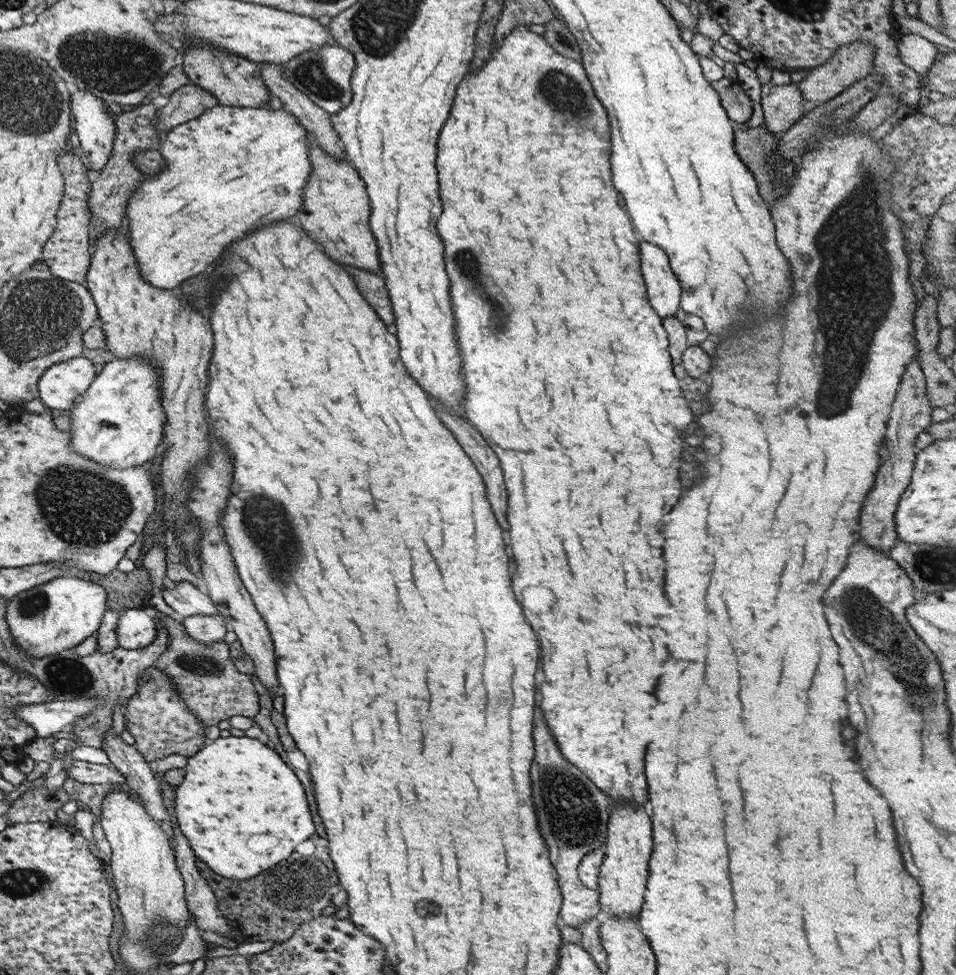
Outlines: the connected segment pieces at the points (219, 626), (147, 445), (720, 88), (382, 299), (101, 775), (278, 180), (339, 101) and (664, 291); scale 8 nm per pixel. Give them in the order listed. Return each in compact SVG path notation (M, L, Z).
M220 613L216 616L187 616L180 619L186 634L190 638L204 642L204 644L216 644L223 640L226 634L225 618Z
M142 356L118 358L103 365L100 374L90 383L90 387L76 397L76 403L68 412L72 422L71 450L83 458L113 470L125 470L136 466L149 465L158 446L164 444L164 425L166 416L160 402L160 374L154 362L148 362Z
M721 78L712 81L711 85L720 95L721 106L734 124L746 123L752 117L752 100L744 93L738 79Z
M342 264L342 267L352 275L356 281L362 296L369 302L369 305L376 311L385 325L394 324L394 311L392 311L392 301L388 296L388 289L384 285L384 278L368 270L360 270L354 266Z
M74 760L68 767L67 778L74 778L76 782L82 784L118 784L126 783L124 774L116 767L103 764L94 764L82 760Z
M217 105L209 110L204 111L200 116L174 126L168 131L163 138L162 146L158 149L162 158L164 158L164 169L154 176L144 176L144 181L134 189L134 193L130 195L128 203L126 203L126 218L128 218L128 238L130 238L130 247L132 255L136 258L138 270L144 278L144 282L152 284L160 288L160 290L172 290L172 288L180 288L184 280L204 272L208 265L214 263L236 238L252 233L250 230L256 231L262 225L274 223L289 217L295 216L300 208L300 204L304 202L304 186L308 184L308 174L312 172L312 163L310 163L310 147L306 141L308 131L304 125L300 123L298 117L292 115L290 111L279 109L254 109L247 107L232 107Z
M338 44L322 45L316 49L300 53L284 66L284 78L322 110L339 113L352 101L352 72L356 67L354 54Z
M650 242L640 244L642 274L648 286L648 300L661 319L675 316L680 310L682 285L672 271L668 256Z

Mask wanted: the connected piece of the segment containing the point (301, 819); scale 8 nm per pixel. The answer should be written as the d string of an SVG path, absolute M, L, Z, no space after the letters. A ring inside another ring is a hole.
M246 735L218 737L210 746L205 744L194 756L187 757L187 762L184 782L176 788L174 812L190 848L196 850L194 854L216 874L236 880L254 878L262 870L286 860L296 844L314 834L314 822L302 784L288 764L284 764L282 758L262 742Z

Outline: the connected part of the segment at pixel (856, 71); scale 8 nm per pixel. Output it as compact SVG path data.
M852 42L838 48L829 62L809 70L806 78L796 83L800 94L802 94L804 99L815 101L818 104L833 99L844 89L872 73L874 54L876 54L876 47L869 44L869 42Z

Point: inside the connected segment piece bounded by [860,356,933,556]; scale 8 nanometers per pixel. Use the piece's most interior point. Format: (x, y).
(911, 414)

